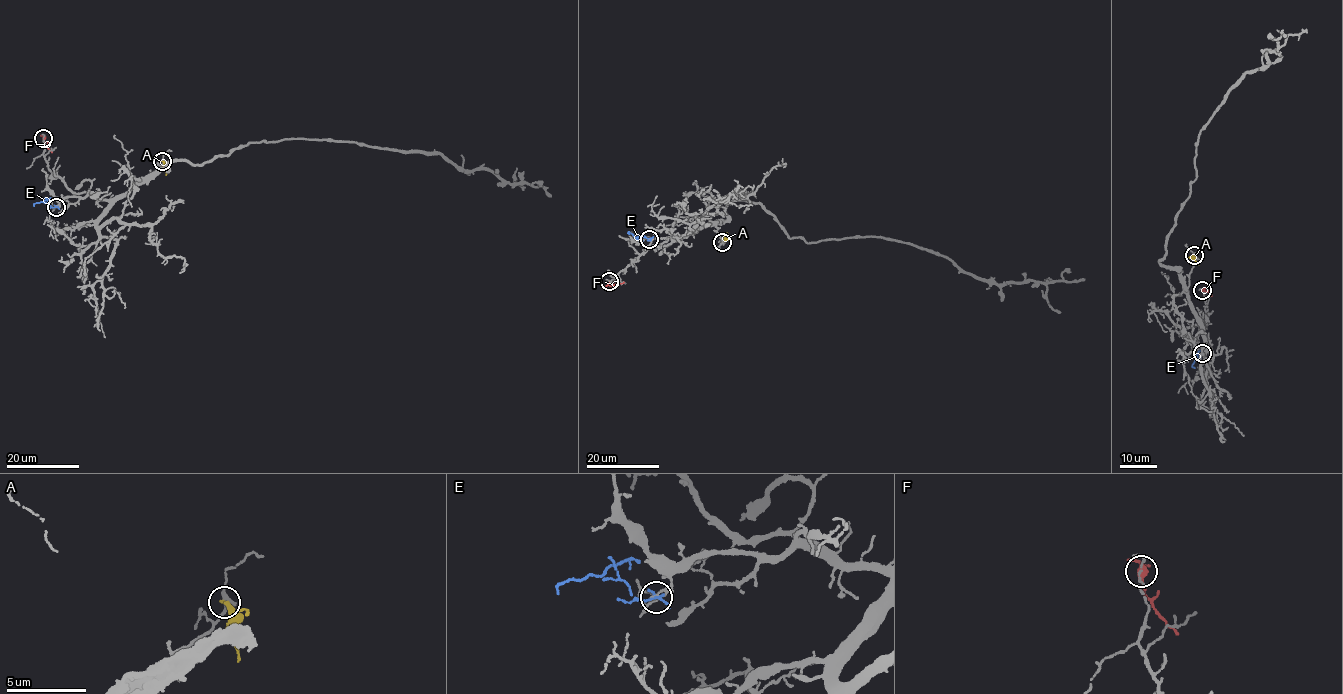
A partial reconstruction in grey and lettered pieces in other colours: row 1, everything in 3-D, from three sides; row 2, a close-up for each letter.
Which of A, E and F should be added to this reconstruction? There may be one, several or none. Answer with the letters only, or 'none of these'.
none of these

